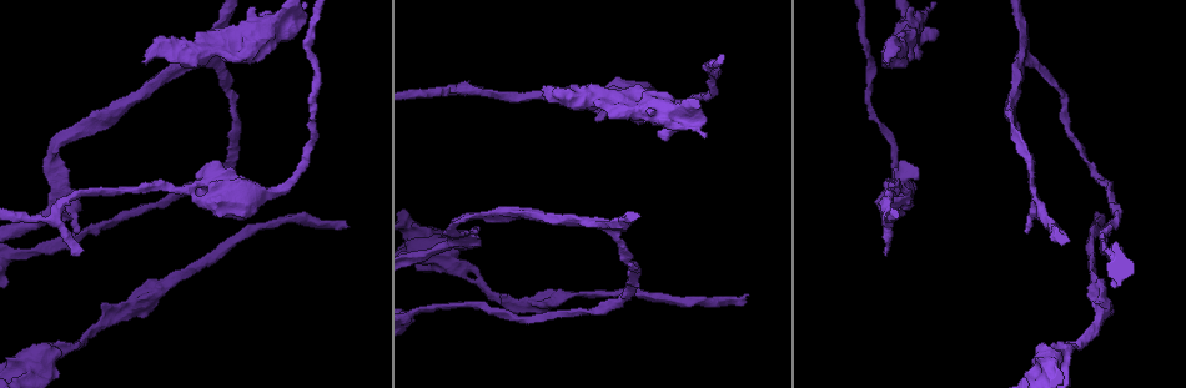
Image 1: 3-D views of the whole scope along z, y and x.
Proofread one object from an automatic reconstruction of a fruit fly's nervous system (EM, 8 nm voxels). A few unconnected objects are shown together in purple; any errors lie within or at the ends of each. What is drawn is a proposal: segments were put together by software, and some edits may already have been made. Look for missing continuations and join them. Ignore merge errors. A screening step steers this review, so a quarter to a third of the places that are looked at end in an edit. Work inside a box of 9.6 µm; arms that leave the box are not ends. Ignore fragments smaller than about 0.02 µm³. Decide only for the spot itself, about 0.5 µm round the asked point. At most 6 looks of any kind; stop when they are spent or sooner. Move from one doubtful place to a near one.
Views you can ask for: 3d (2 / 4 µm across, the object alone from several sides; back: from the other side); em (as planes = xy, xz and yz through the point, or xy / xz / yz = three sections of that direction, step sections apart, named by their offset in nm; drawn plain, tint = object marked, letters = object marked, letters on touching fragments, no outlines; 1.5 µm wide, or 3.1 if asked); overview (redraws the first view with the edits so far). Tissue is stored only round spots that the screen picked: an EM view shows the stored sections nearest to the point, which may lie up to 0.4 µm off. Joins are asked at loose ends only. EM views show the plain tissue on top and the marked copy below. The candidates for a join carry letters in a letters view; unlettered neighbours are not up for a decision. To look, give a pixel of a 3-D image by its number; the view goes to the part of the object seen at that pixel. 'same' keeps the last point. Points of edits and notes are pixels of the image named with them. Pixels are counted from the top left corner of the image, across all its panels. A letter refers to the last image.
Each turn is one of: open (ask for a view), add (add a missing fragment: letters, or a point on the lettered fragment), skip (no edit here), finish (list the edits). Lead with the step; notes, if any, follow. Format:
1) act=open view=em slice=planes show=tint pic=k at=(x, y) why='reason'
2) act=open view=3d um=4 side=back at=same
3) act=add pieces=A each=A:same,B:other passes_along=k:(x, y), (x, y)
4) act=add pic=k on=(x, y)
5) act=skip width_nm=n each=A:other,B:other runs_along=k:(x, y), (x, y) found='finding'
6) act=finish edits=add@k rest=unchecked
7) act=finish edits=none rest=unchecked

act=open view=em slice=planes show=letters pic=1 at=(147, 63) why='free end'

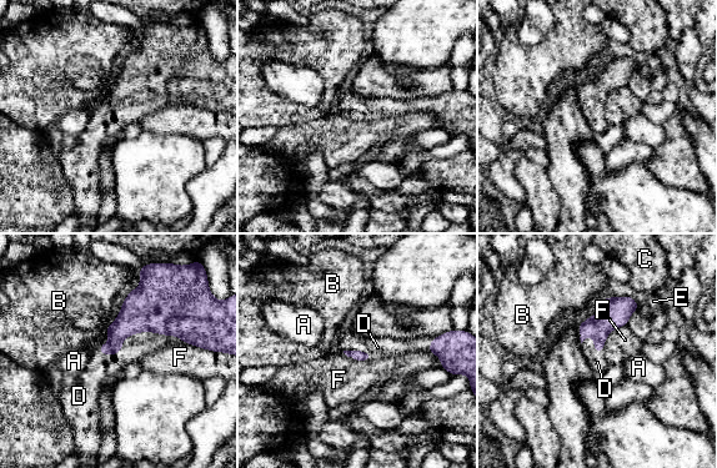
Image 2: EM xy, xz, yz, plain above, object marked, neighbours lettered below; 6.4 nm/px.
act=add pieces=D each=A:other,B:other,C:other,D:same,E:other,F:other passes_along=2:(159, 305), (133, 333), (135, 346) found='the neuron continues'

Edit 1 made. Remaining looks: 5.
act=open view=overview why='see it whole again'

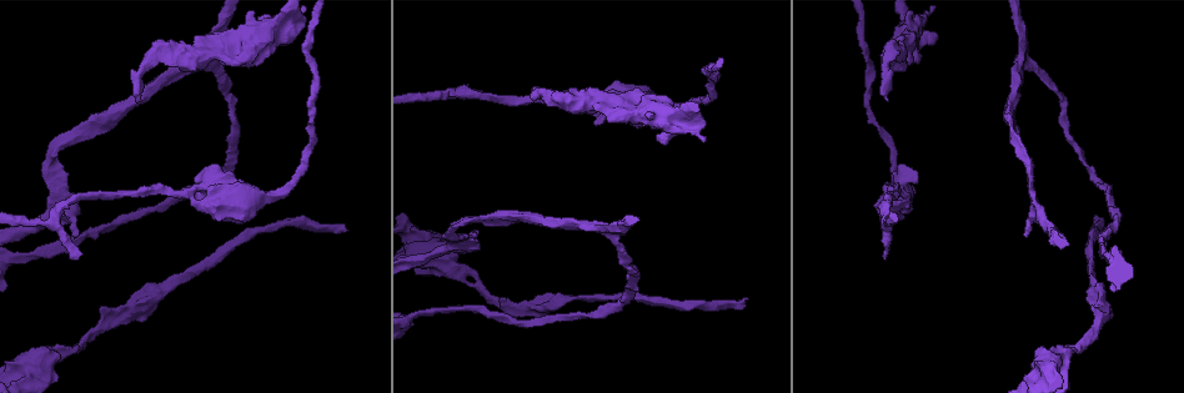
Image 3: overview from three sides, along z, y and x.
act=open view=3d um=4 pic=3 at=(345, 229) why='long arm stops here'

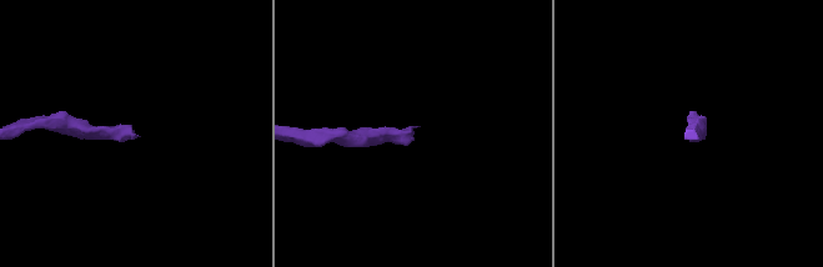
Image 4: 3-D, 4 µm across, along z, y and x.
act=open view=em slice=xy step=4 show=tint pic=4 at=(414, 128)

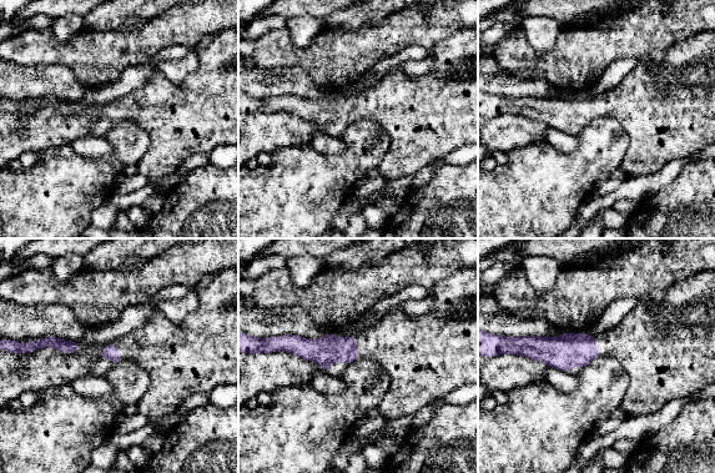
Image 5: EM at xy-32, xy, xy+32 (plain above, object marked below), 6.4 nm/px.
act=open view=em slice=planes show=letters at=same

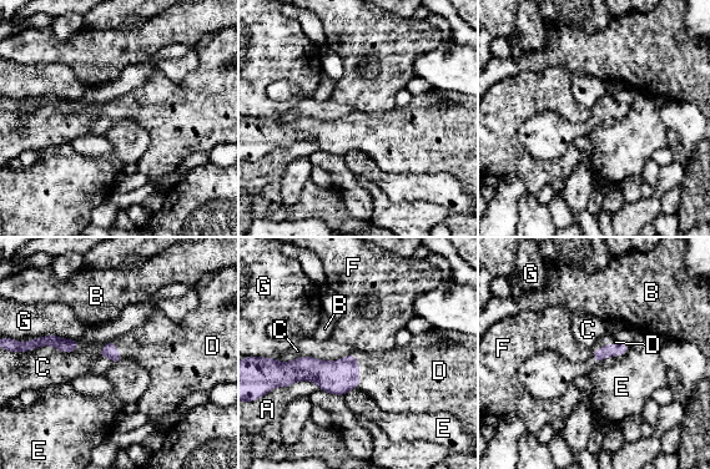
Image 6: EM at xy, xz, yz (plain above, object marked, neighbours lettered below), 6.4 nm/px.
act=add pieces=D each=A:other,B:other,C:other,D:same,E:other,F:other,G:other passes_along=6:(609, 349), (608, 343), (602, 343) found='the neuron continues'

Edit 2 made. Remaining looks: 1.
act=finish edits=add@2,add@6 rest=unchecked

